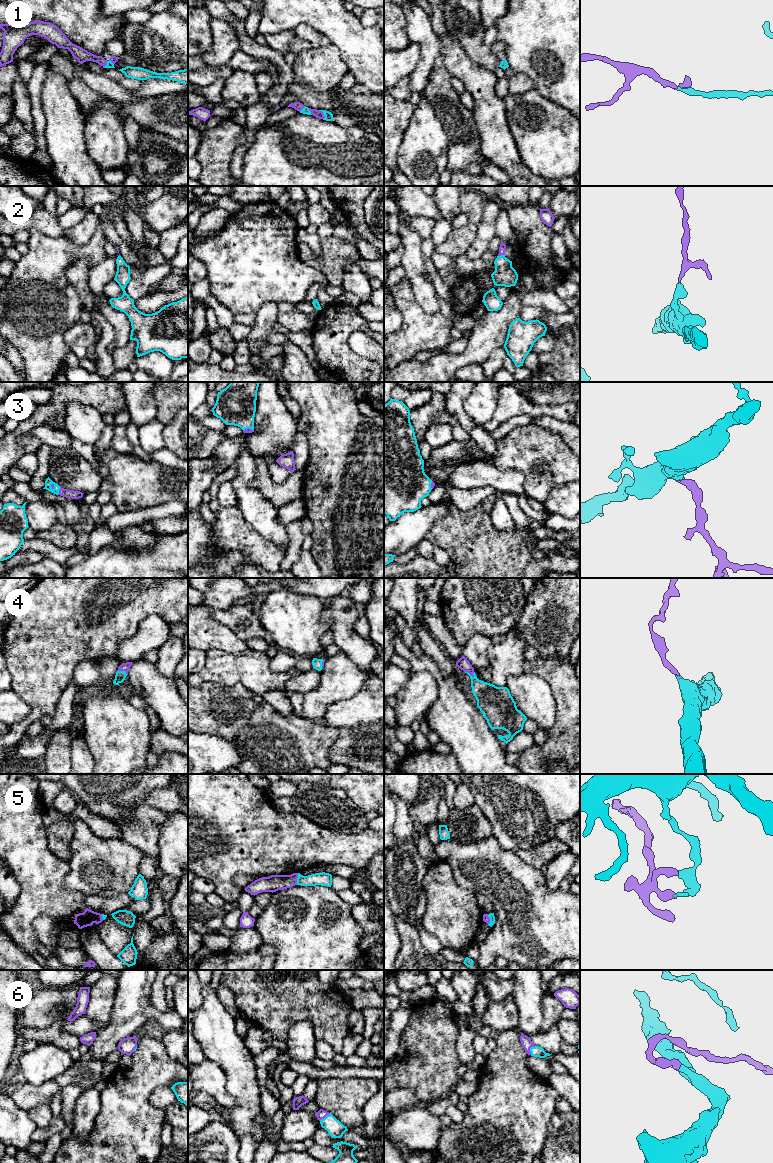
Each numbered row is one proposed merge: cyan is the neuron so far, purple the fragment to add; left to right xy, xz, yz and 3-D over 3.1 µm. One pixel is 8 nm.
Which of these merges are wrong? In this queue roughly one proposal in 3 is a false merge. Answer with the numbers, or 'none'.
none

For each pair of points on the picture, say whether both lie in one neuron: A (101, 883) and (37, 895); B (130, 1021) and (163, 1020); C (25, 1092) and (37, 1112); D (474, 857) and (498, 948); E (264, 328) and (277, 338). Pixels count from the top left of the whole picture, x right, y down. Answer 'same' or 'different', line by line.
A: different
B: same
C: different
D: same
E: different

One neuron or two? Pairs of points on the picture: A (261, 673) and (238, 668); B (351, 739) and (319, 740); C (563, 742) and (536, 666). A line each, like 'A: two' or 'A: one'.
A: one
B: two
C: one

